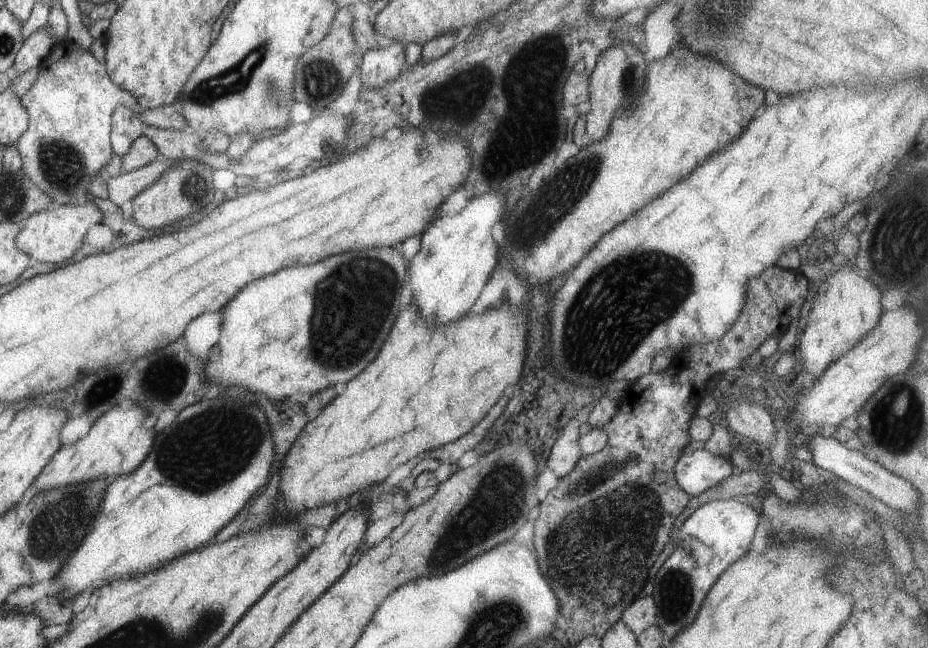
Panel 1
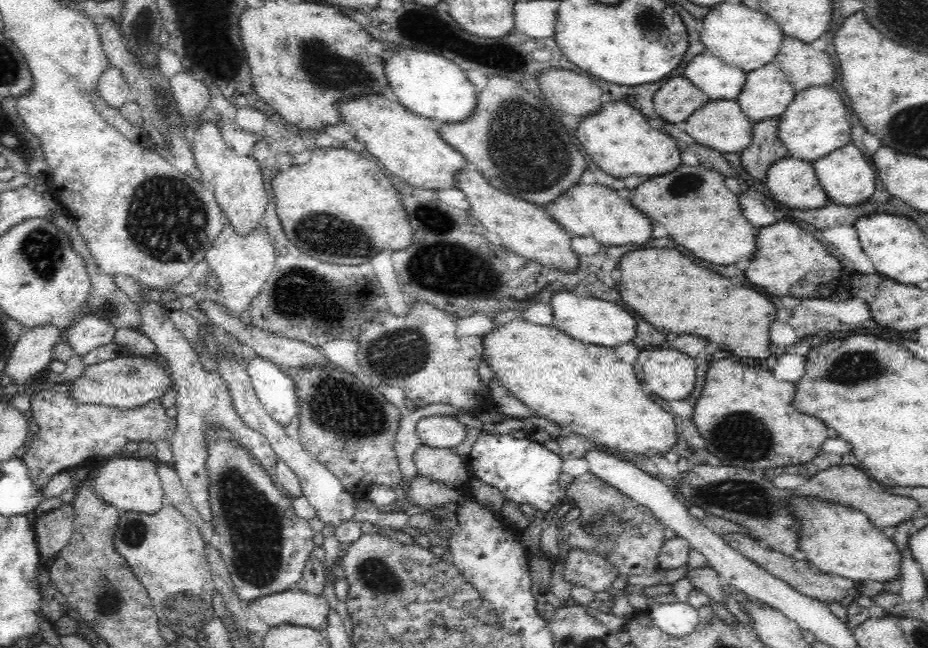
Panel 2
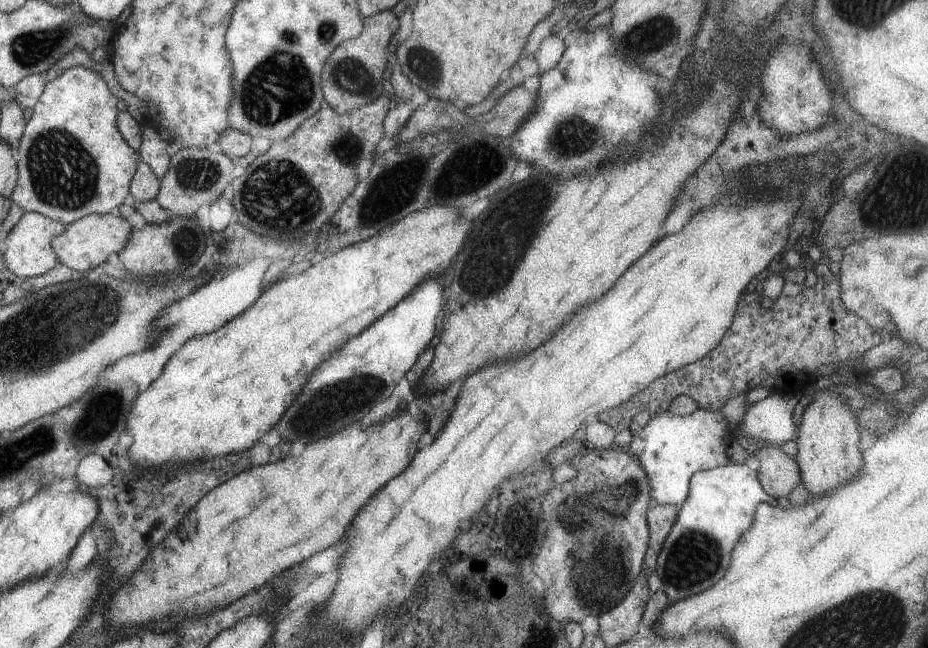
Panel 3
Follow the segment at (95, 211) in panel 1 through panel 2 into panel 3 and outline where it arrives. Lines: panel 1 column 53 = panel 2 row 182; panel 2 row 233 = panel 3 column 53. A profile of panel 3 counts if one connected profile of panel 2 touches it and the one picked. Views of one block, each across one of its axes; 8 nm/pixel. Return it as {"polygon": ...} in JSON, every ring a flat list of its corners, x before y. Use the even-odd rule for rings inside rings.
{"polygon":[[91,213,66,225,65,230,51,240,51,248,57,256,58,263,71,270,91,274,91,271,105,261,109,254,118,255,123,250,131,229,127,220,117,213]]}

